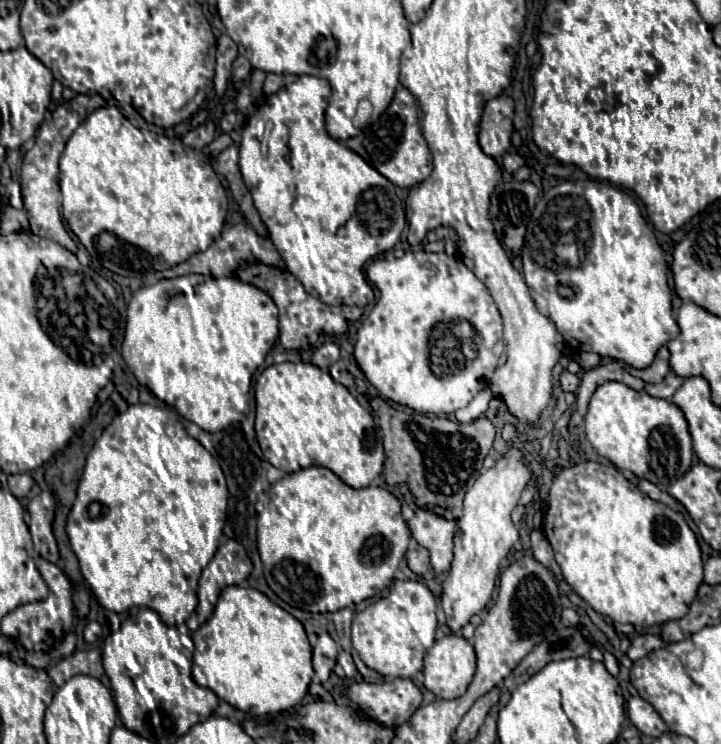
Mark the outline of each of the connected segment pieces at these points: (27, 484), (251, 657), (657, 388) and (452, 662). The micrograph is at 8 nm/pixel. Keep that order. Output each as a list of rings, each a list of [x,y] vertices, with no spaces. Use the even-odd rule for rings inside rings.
[[[23,473],[23,475],[11,475],[9,477],[9,489],[19,499],[28,495],[34,484],[33,477],[27,475],[27,473]]]
[[[225,587],[219,595],[211,619],[207,619],[191,635],[191,639],[194,643],[192,676],[195,682],[211,689],[219,699],[249,715],[259,717],[285,711],[295,707],[307,693],[313,677],[313,665],[311,645],[303,625],[253,587]]]
[[[667,383],[645,385],[645,391],[647,391],[651,397],[661,397],[661,399],[671,399],[671,395],[675,393],[675,389],[671,389]]]
[[[455,633],[443,635],[427,651],[423,673],[425,673],[423,685],[431,693],[435,693],[439,699],[461,697],[467,691],[467,687],[469,687],[469,683],[471,683],[471,679],[475,675],[475,651],[473,651],[473,645],[461,635],[455,635]]]

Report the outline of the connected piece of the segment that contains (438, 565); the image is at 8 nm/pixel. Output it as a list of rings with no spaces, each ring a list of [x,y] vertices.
[[[417,509],[407,525],[417,543],[429,549],[435,573],[449,571],[453,561],[453,535],[457,531],[457,523],[447,521],[427,509]]]

